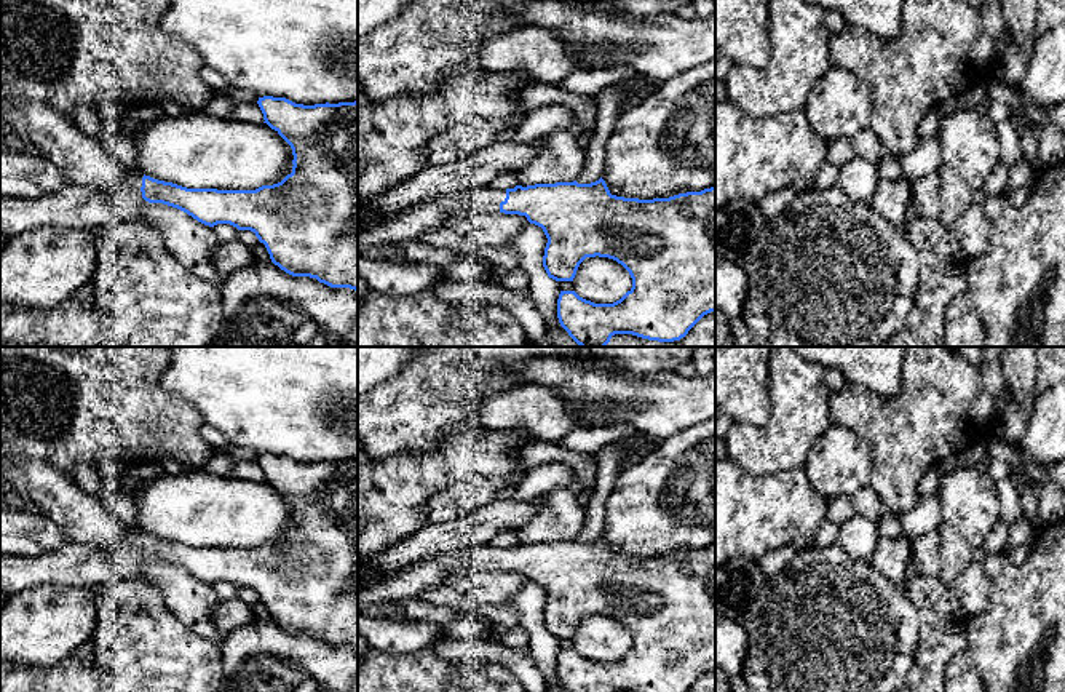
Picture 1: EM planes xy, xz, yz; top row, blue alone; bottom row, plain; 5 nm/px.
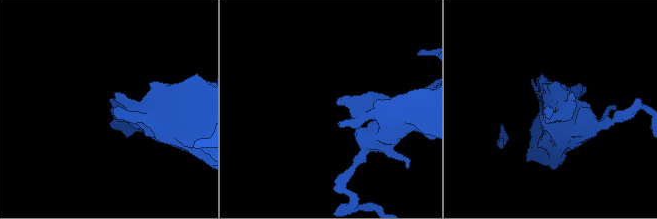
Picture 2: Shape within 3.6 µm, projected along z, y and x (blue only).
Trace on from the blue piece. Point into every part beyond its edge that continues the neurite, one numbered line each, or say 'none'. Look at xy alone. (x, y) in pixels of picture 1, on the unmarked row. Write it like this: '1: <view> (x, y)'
1: xy (90, 566)

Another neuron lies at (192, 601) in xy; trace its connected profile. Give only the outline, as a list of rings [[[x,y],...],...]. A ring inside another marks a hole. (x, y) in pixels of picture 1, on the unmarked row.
[[[144,559],[137,577],[150,580],[160,588],[164,606],[179,622],[224,650],[227,636],[212,620],[212,610],[220,601],[212,585],[177,566],[148,559]]]

